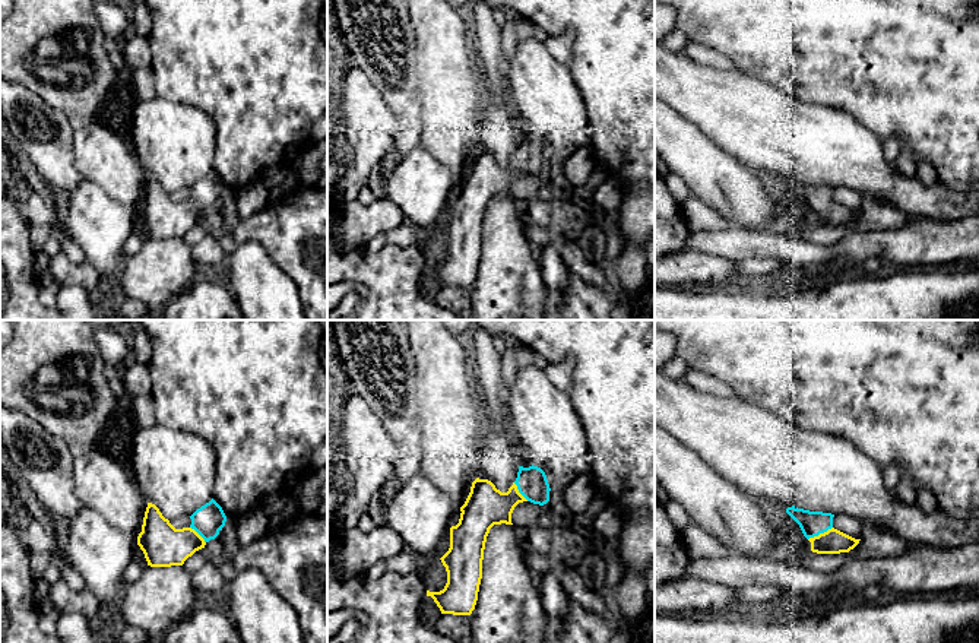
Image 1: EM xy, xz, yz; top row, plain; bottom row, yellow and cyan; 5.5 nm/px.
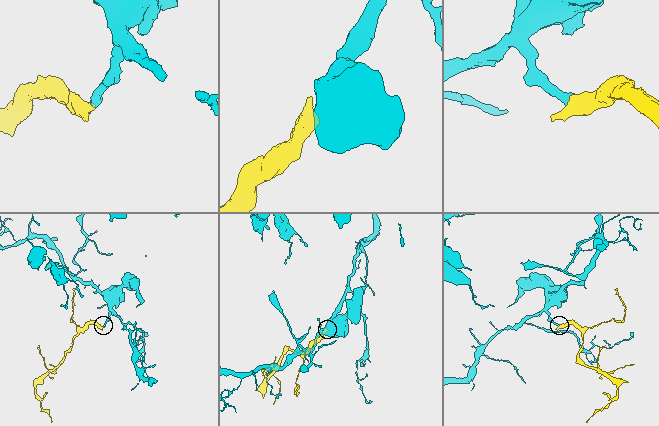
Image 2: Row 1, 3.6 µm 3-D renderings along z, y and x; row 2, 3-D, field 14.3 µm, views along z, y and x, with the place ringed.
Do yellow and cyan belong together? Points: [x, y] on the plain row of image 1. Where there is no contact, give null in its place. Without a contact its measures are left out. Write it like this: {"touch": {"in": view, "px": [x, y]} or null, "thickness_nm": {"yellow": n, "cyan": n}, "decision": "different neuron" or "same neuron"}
{"touch": {"in": "yz", "px": [820, 206]}, "thickness_nm": {"yellow": 140, "cyan": 140}, "decision": "same neuron"}

